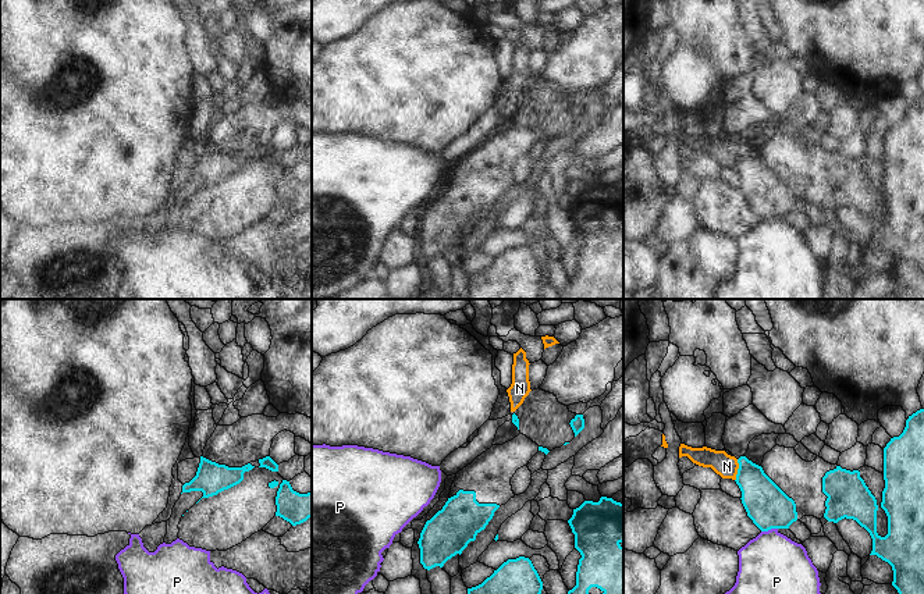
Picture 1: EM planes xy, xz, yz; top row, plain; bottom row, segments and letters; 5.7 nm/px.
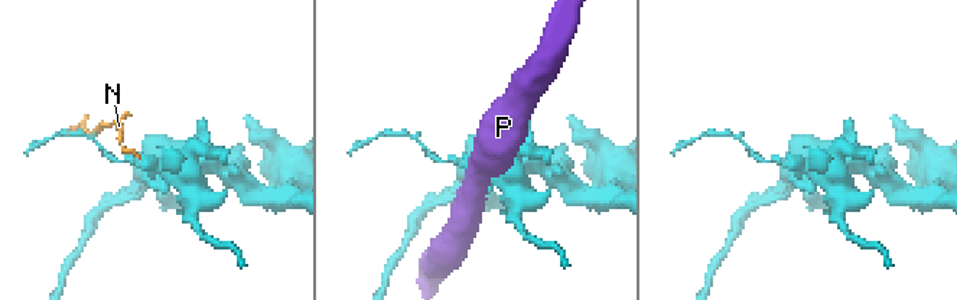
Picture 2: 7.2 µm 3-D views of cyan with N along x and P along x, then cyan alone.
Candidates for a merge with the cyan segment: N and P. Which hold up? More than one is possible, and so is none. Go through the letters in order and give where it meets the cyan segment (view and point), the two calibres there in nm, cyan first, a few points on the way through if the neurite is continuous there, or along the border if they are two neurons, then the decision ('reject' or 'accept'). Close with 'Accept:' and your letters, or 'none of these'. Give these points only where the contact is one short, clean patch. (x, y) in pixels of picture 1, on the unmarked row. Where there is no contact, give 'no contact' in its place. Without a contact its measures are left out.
N: contact yz (738, 159); calibres 240 and 130 nm; border yz (738, 148), (735, 169); reject
P: contact yz (768, 217); calibres 240 and 400 nm; reject
Accept: none of these

